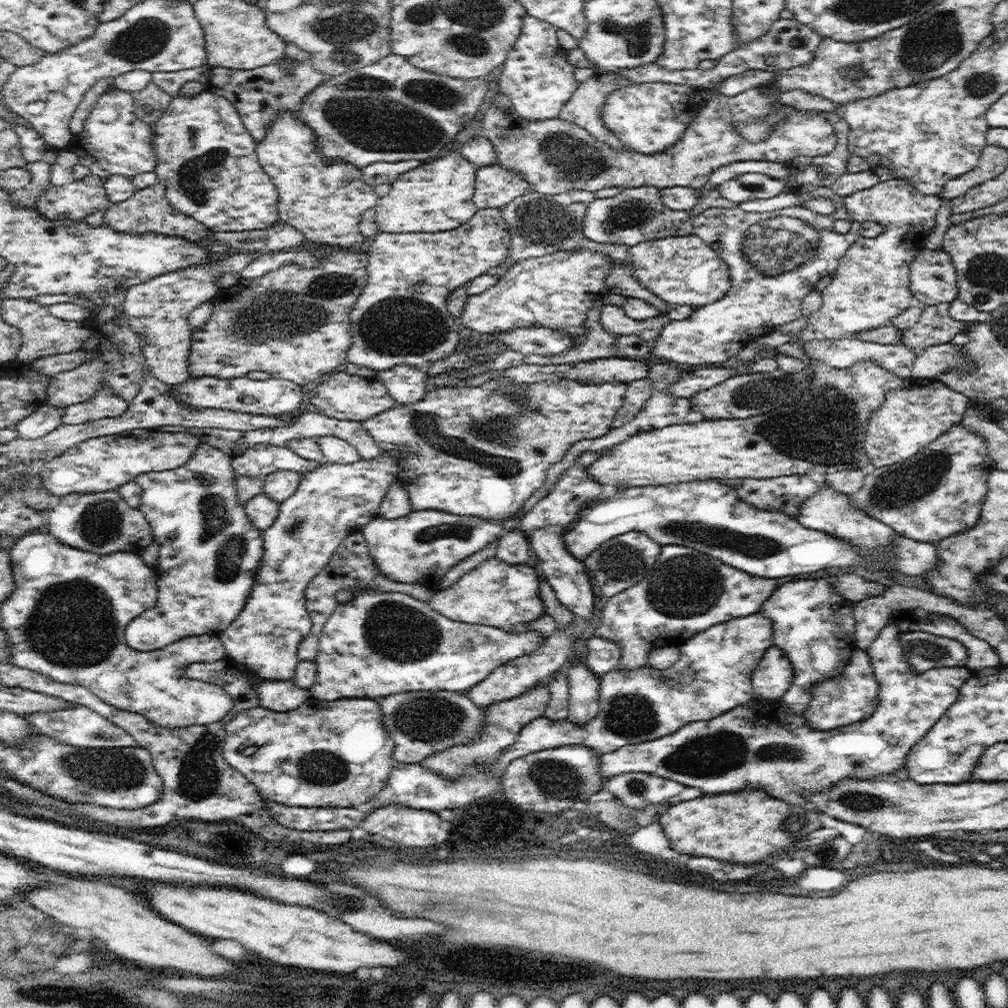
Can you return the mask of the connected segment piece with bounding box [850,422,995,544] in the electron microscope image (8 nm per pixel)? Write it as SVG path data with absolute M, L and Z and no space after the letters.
M960 422L901 463L868 469L862 489L850 496L850 504L884 522L898 536L933 544L942 538L954 537L955 534L974 528L987 496L988 476L994 468L986 441Z

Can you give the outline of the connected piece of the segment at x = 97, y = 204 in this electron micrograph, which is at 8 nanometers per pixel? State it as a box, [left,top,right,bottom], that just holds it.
[35,174,109,222]

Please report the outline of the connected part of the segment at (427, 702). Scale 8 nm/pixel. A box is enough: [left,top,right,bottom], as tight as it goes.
[379,691,485,764]

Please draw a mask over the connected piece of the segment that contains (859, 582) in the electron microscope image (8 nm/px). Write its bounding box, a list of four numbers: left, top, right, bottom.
[831,572,886,603]

